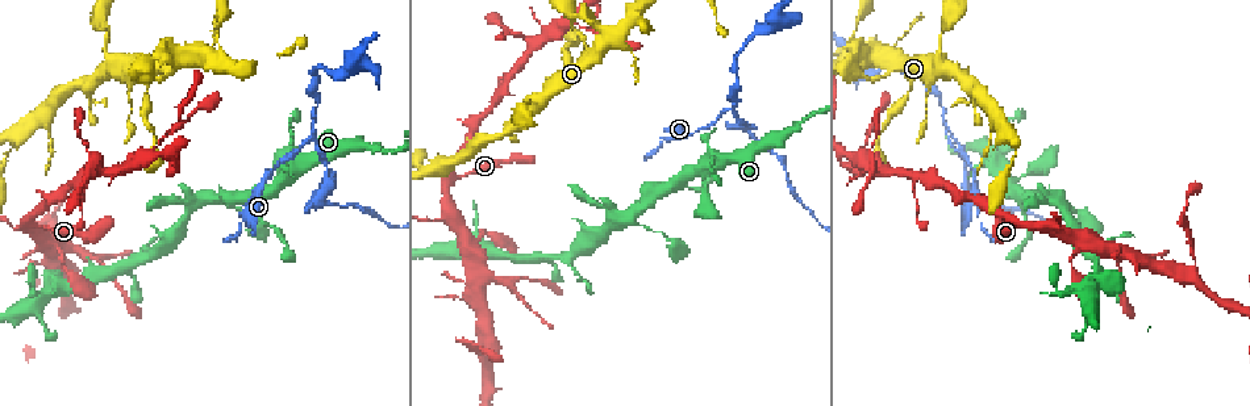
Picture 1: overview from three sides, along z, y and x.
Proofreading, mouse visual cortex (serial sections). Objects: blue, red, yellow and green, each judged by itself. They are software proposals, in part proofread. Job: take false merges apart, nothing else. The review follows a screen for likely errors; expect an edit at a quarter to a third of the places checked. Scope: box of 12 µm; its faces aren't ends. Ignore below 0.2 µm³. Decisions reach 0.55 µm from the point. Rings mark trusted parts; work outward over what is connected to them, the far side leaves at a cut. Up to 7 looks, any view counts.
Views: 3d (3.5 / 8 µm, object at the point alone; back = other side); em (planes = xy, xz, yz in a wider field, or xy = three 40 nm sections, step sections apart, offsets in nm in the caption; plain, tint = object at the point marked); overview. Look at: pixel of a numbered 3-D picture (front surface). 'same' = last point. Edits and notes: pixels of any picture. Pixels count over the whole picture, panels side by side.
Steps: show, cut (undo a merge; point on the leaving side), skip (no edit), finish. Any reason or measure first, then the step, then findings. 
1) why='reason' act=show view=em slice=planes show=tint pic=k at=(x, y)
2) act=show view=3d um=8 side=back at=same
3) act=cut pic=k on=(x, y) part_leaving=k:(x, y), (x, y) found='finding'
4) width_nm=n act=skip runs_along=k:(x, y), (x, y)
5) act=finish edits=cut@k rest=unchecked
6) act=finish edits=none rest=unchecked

why='sharp bend' act=show view=3d um=3.5 pic=1 at=(1012, 218)

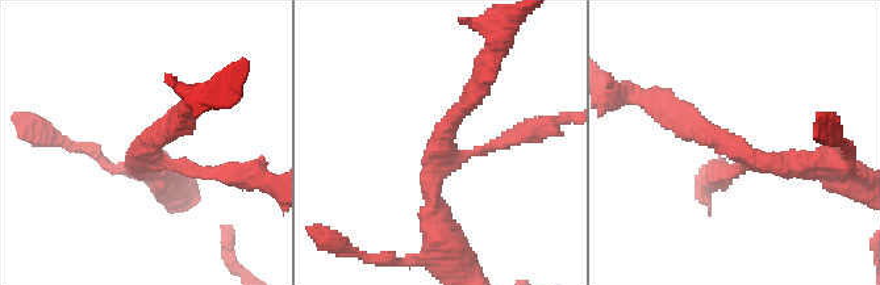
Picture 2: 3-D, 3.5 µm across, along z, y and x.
why='now the EM' act=show view=em slice=planes show=tint pic=2 at=(443, 145)

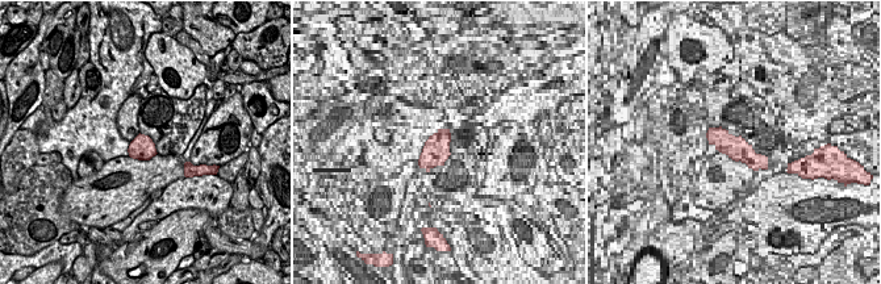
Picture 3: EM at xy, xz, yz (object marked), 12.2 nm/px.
width_nm=300 act=skip runs_along=2:(730, 172), (741, 153), (672, 112) found='continuous, no second cell'

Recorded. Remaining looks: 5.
why='thin neck' act=show view=3d um=3.5 pic=1 at=(12, 139)

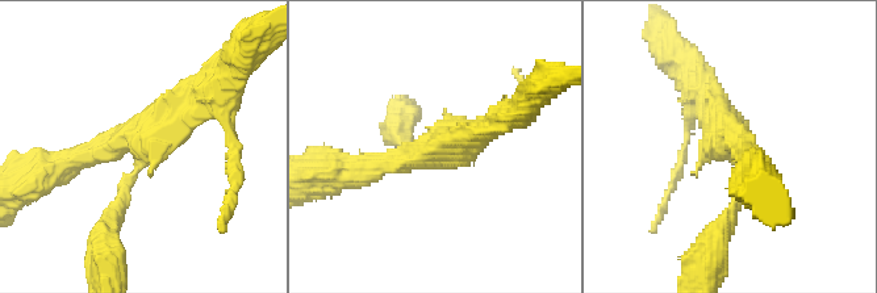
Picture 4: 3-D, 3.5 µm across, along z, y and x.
arms=3 arm_widths_nm=150,200,300 why='now the EM' act=show view=em slice=xy step=2 show=tint pic=4 at=(141, 141)

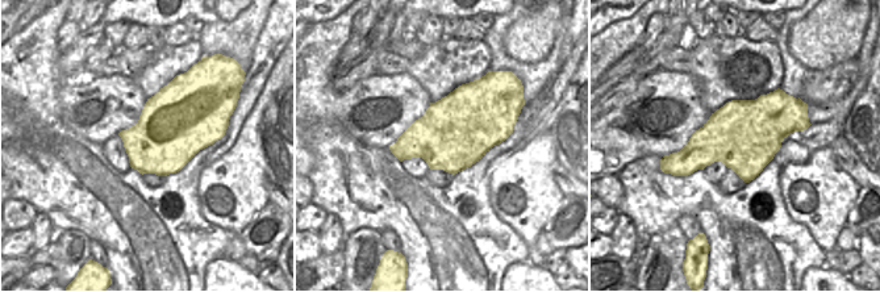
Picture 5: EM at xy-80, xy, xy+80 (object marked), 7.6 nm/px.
act=skip runs_along=4:(208, 92), (143, 141), (111, 214) found='one cell here'

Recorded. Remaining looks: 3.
why='thin neck' act=show view=3d um=3.5 pic=1 at=(729, 109)

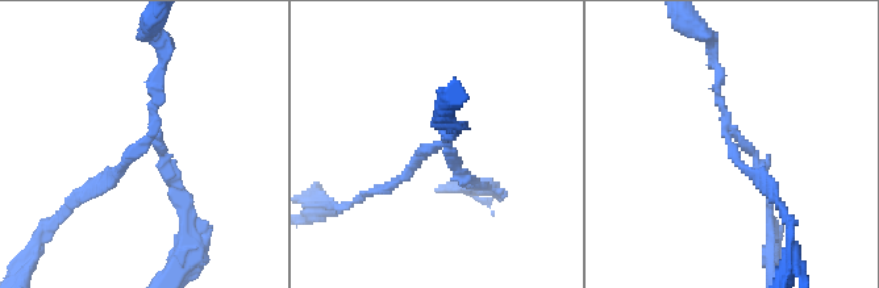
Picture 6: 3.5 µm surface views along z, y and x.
why='shape alone is not enough' act=show view=em slice=planes show=tint pic=6 at=(728, 142)

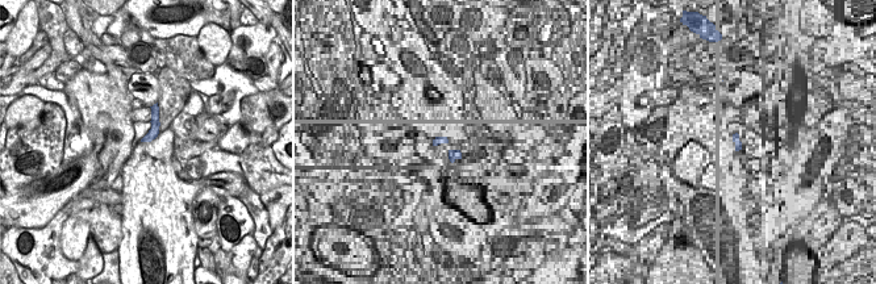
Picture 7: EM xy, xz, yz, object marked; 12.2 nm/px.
act=cut pic=6 on=(466, 182) part_leaving=6:(445, 142), (457, 132), (445, 108) found='two cells meet here'

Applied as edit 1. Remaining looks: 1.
act=finish edits=cut@6 rest=unchecked

